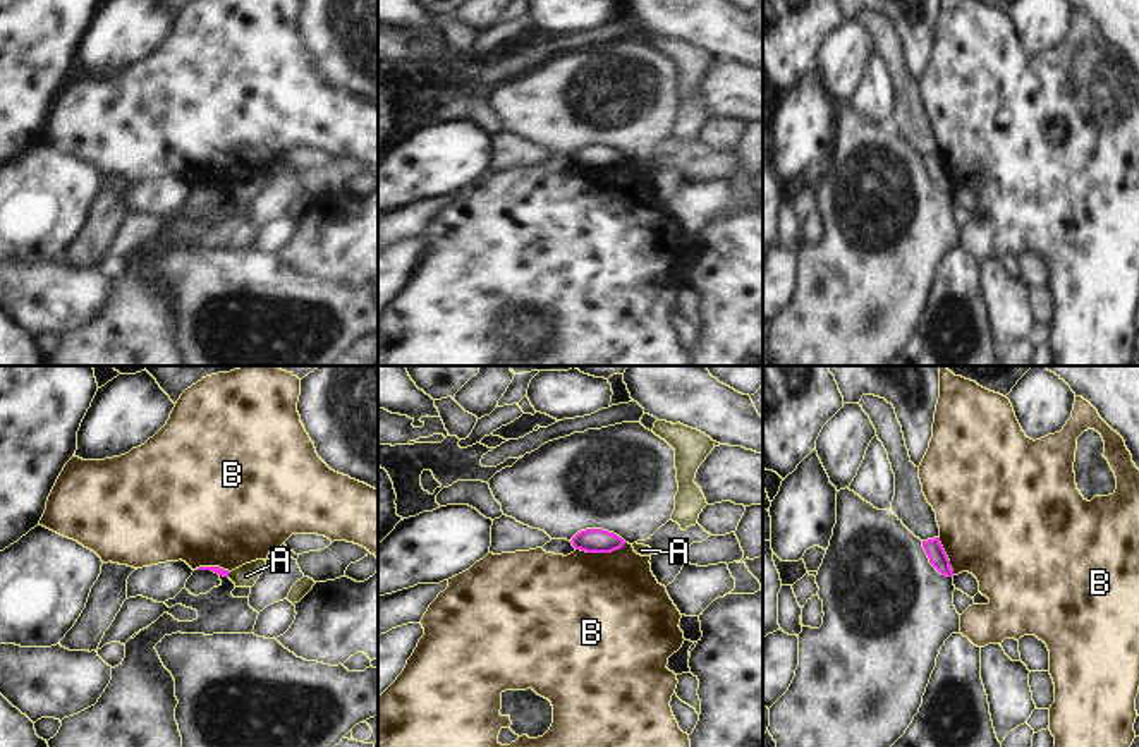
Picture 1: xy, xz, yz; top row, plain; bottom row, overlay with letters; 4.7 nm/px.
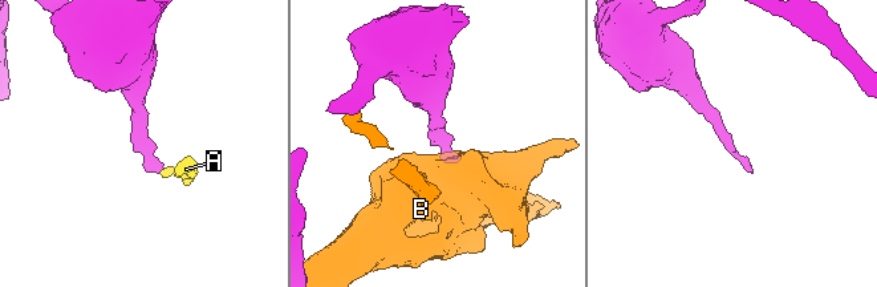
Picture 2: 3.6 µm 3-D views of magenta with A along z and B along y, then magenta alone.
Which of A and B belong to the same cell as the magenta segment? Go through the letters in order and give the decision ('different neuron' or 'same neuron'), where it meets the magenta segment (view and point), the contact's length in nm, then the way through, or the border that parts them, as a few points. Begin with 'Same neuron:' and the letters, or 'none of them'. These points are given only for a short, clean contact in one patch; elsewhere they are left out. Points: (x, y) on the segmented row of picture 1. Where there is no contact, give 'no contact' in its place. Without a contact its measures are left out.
Same neuron: none of them
A: different neuron; meets magenta in xy at (229, 572); contact 30 nm long; border along xy (231, 572), (227, 576)
B: different neuron; meets magenta in xz at (600, 552); contact 240 nm long

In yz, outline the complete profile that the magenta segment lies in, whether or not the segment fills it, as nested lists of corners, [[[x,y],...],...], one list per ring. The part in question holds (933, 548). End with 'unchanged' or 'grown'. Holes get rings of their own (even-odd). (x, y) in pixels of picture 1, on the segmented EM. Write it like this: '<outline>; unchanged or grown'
[[[933,537],[928,541],[923,541],[923,548],[929,558],[929,563],[941,574],[947,577],[953,577],[953,570],[950,567],[950,560],[940,543],[940,537]]]; unchanged

